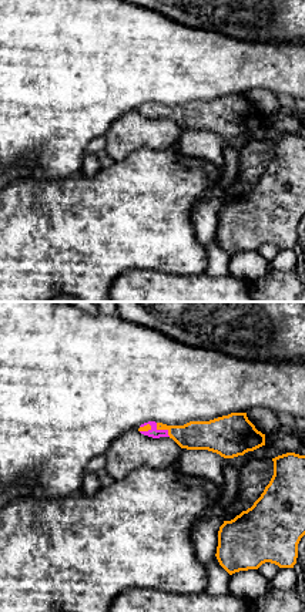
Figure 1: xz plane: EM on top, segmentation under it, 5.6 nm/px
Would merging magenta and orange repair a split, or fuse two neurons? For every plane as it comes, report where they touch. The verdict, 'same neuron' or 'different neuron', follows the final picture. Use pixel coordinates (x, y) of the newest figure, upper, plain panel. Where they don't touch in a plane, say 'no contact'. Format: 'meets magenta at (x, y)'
meets magenta at (163, 111)

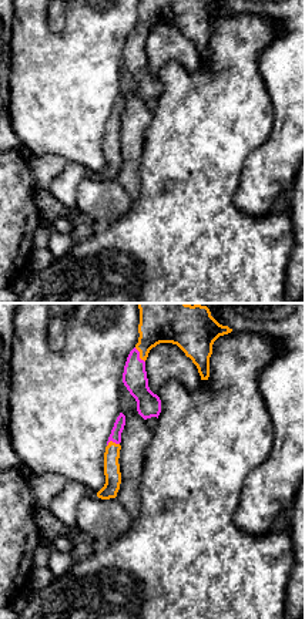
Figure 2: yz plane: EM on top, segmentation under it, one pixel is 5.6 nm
meets magenta at (138, 36)

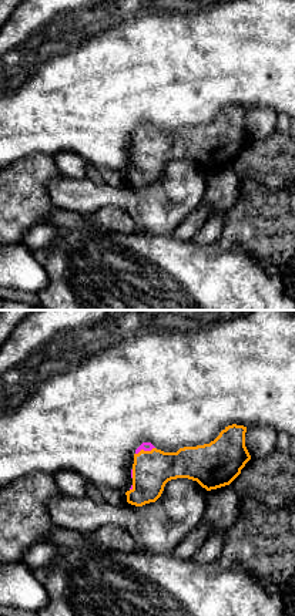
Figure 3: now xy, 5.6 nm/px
meets magenta at (144, 131)

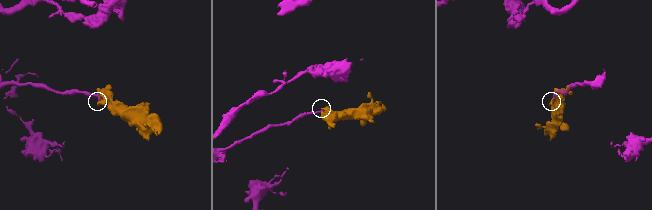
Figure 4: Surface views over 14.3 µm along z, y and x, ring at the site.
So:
same neuron

